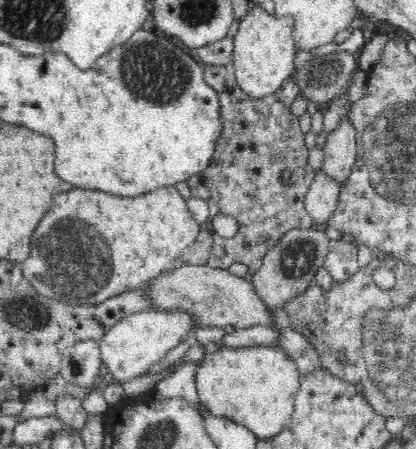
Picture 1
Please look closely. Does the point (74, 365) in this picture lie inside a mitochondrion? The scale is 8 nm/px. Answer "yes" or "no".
yes

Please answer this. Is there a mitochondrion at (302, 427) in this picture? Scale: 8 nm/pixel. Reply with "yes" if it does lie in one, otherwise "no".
no

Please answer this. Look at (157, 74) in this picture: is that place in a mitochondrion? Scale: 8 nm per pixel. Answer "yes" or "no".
yes

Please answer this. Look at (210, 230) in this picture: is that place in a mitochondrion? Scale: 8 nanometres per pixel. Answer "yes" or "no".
no

